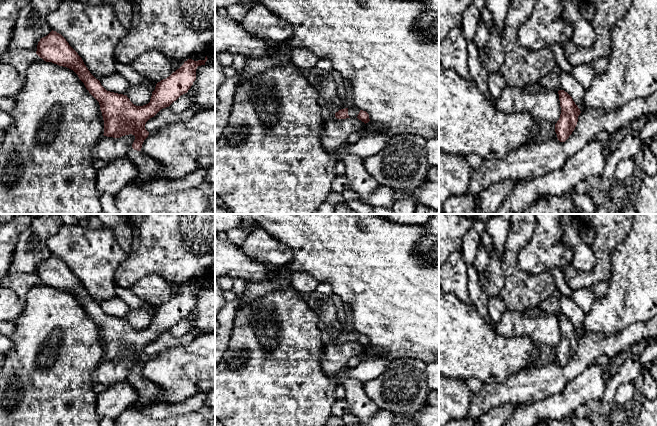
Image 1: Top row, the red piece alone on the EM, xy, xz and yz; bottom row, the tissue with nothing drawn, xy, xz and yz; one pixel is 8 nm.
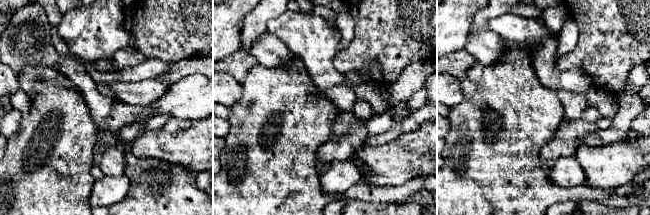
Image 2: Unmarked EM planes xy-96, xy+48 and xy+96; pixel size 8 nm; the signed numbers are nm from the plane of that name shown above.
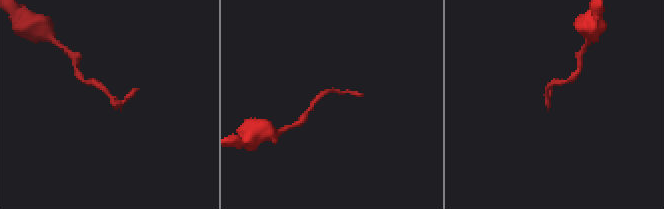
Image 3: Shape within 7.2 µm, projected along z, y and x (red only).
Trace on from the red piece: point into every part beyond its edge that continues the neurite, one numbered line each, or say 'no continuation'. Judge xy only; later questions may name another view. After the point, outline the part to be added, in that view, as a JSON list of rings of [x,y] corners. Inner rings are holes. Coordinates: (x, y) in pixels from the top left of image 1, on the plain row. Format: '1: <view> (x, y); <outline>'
1: xy (149, 394); [[[132,371],[126,380],[136,390],[138,399],[115,420],[115,426],[214,426],[214,423],[209,422],[198,411],[175,414],[164,419],[153,418],[148,413],[149,407],[169,403],[164,399],[163,390]]]

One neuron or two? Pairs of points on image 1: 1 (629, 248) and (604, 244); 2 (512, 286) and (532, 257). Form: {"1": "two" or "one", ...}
{"1": "two", "2": "two"}

